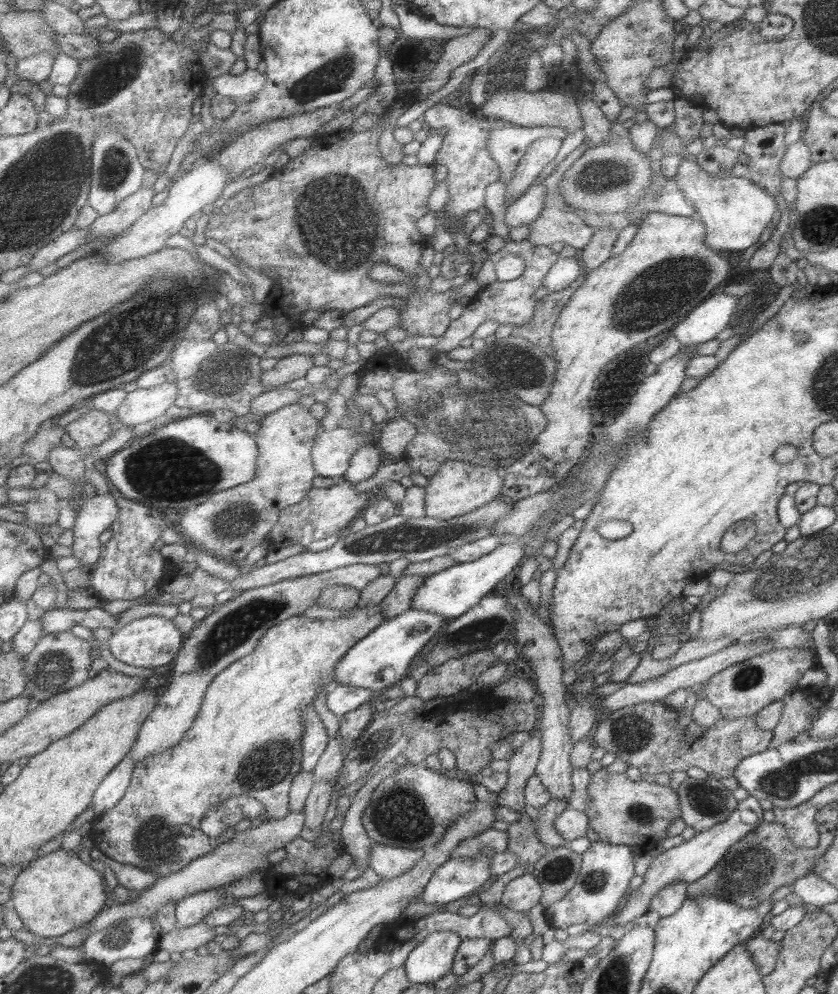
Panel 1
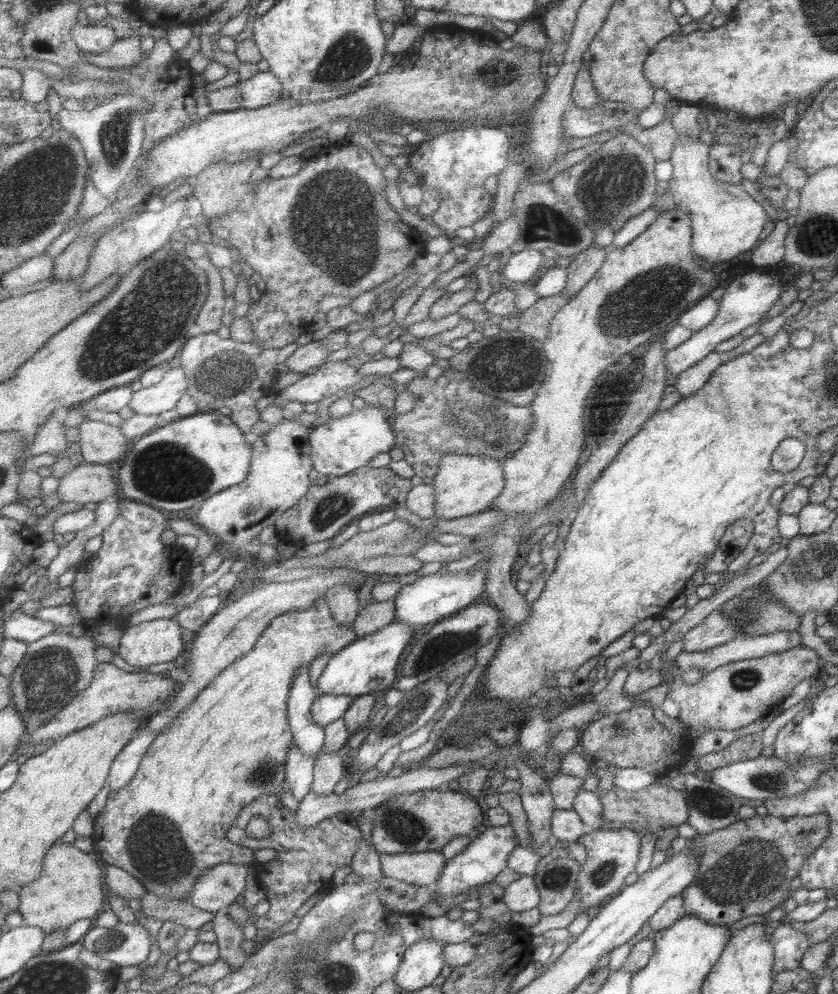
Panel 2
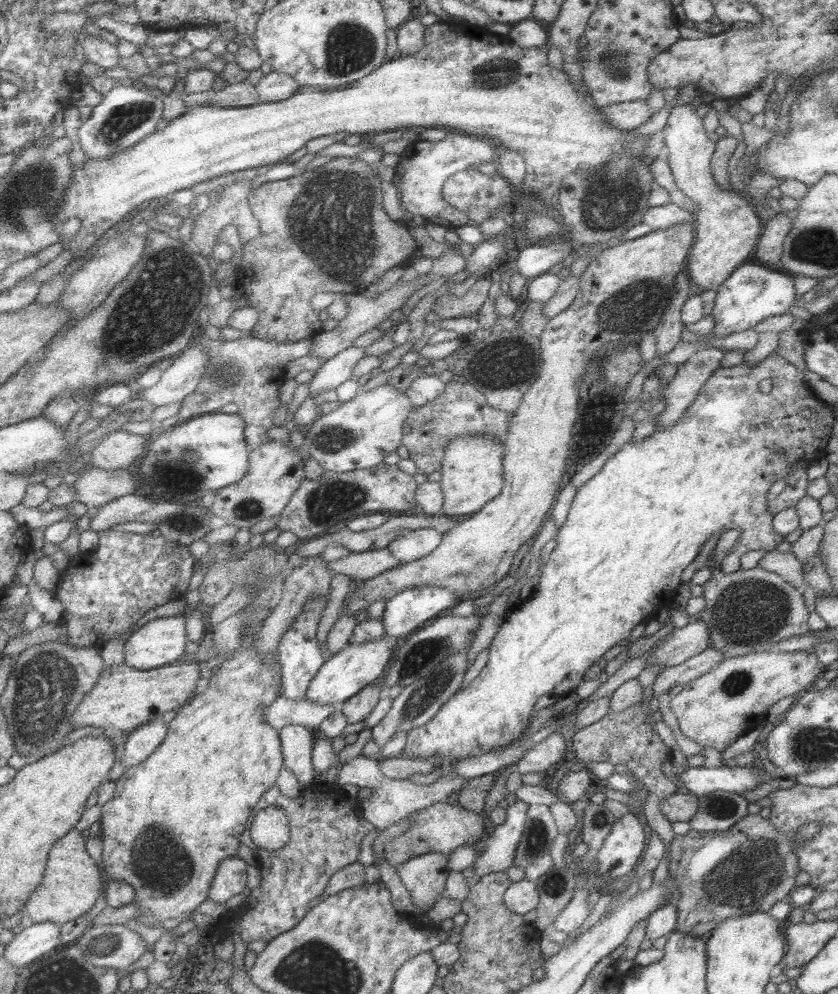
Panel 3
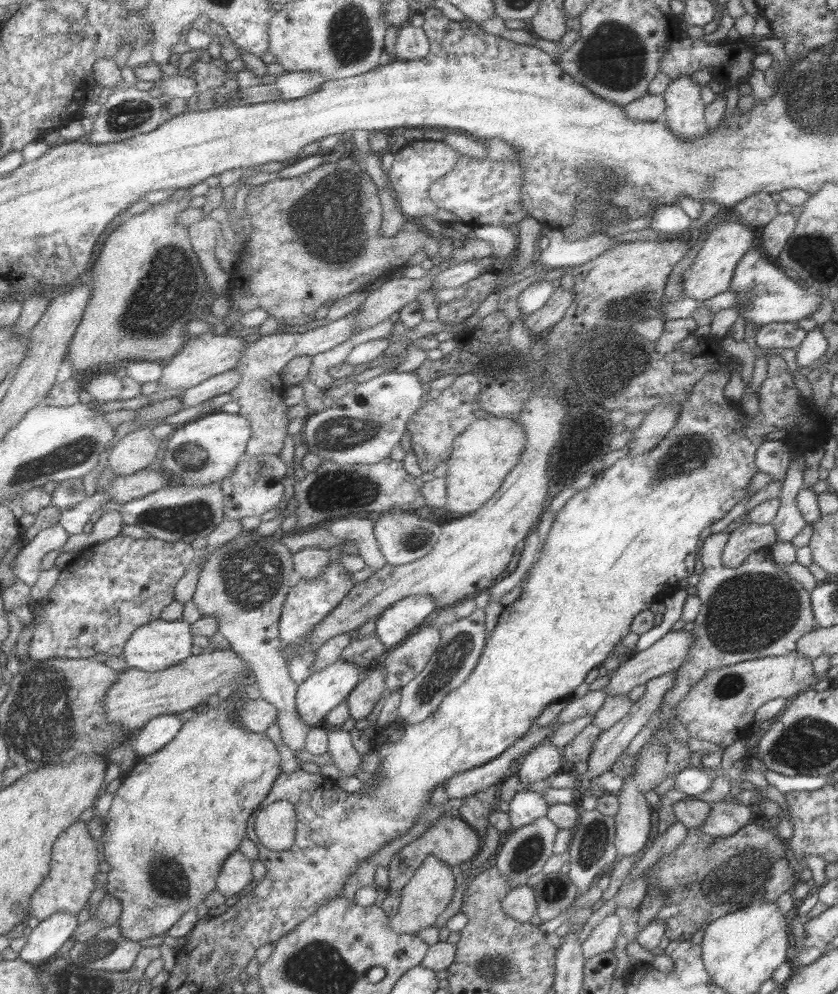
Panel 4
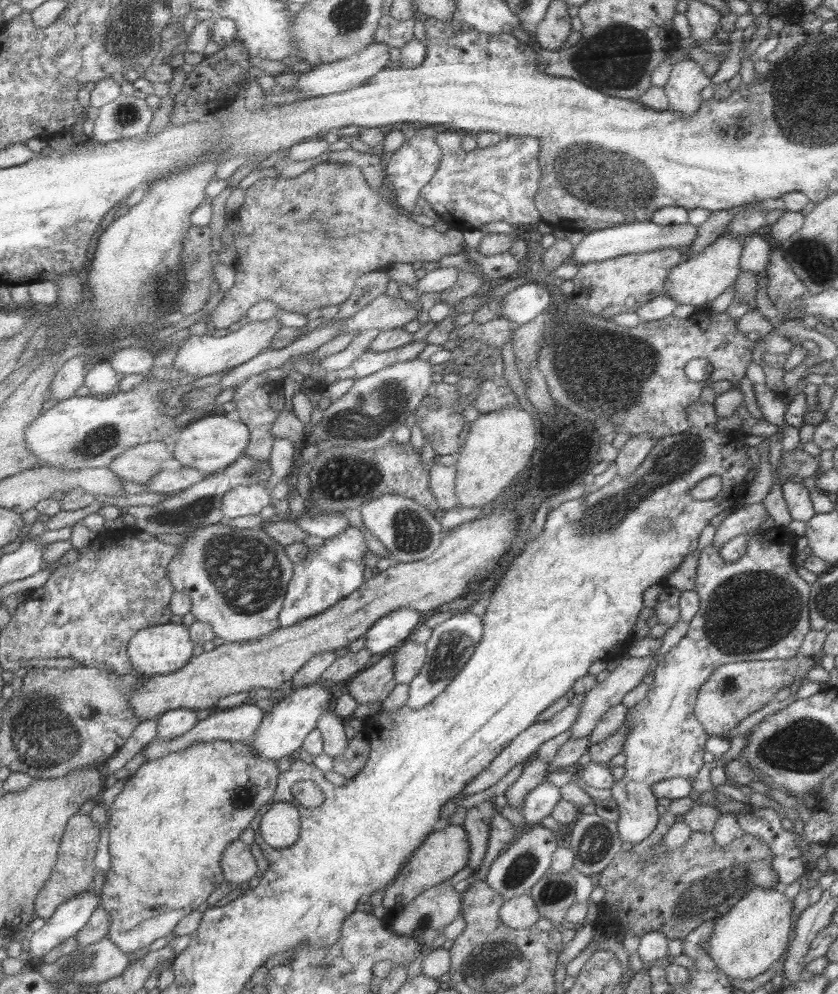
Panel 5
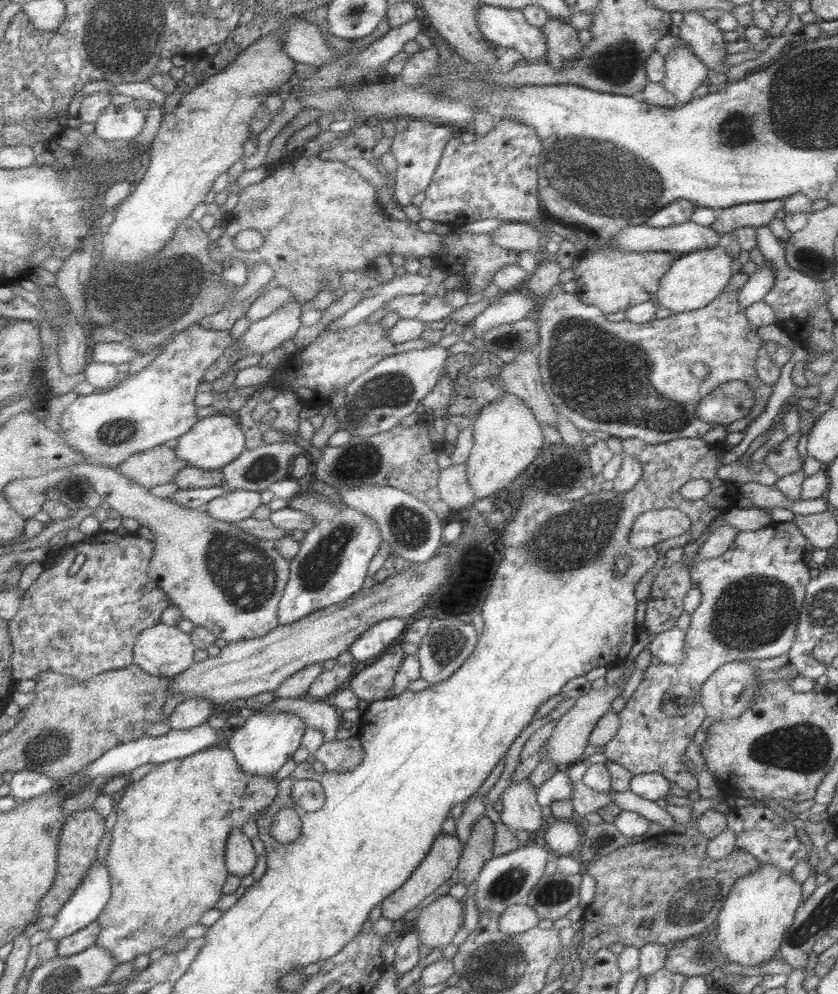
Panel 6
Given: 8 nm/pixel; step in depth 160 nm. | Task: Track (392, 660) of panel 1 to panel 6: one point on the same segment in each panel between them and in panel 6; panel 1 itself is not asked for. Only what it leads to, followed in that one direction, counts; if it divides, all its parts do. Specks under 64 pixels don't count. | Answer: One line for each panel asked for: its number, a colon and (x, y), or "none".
2: (367, 665)
3: (354, 666)
4: (322, 690)
5: (282, 730)
6: (264, 742)

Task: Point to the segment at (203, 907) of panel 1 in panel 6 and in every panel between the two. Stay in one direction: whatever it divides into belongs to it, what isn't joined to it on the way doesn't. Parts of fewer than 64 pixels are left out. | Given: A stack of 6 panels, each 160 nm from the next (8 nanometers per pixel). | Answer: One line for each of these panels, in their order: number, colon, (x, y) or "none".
2: (216, 890)
3: (230, 879)
4: (235, 877)
5: (238, 866)
6: (239, 856)

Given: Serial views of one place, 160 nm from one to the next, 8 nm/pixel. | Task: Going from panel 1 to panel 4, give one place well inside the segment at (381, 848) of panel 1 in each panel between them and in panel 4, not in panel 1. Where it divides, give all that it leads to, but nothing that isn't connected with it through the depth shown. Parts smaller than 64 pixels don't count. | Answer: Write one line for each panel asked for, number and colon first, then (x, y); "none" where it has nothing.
2: (420, 869)
3: (424, 876)
4: (427, 893)

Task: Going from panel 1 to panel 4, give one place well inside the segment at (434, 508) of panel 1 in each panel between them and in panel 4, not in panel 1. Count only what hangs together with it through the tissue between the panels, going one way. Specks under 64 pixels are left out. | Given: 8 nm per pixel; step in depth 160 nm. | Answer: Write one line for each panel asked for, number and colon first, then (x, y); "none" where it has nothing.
2: (465, 484)
3: (471, 472)
4: (482, 455)

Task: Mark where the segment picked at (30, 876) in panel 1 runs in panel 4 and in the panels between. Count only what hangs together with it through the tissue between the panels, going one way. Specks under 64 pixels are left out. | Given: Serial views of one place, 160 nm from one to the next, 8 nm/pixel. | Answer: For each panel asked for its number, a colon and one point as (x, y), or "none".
2: (71, 886)
3: (72, 883)
4: (71, 882)

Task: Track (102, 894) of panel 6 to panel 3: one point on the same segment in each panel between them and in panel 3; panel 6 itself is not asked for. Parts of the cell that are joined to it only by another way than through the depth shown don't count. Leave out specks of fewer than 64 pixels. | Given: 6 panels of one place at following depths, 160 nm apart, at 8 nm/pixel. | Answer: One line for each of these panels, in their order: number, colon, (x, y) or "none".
3: (36, 942)
4: (49, 936)
5: (68, 921)

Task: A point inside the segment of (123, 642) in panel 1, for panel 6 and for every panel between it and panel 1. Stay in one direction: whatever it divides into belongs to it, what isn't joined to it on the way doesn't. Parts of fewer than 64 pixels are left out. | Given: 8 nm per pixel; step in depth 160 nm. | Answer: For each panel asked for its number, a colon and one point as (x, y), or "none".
2: (157, 641)
3: (161, 642)
4: (160, 645)
5: (158, 650)
6: (163, 650)

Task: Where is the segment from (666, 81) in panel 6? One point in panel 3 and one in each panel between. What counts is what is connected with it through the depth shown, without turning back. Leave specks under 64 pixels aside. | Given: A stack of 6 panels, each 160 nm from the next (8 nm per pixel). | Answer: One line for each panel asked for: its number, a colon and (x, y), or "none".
3: (727, 227)
4: (683, 109)
5: (686, 79)

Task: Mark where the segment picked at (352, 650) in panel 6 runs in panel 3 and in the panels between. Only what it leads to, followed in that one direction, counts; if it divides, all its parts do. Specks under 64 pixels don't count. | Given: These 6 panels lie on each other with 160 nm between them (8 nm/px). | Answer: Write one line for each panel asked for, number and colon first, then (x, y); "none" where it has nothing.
3: (405, 612)
4: (397, 621)
5: (387, 633)

